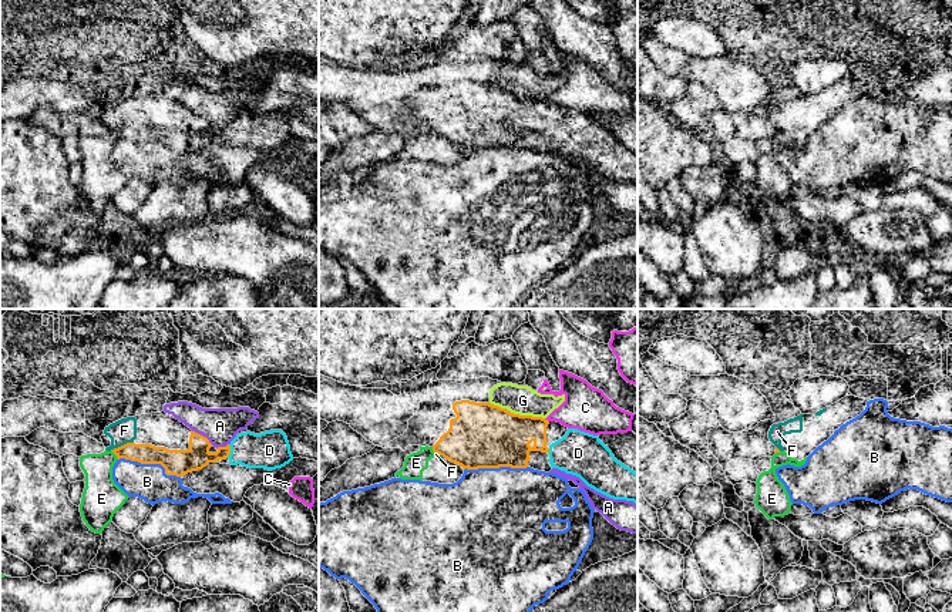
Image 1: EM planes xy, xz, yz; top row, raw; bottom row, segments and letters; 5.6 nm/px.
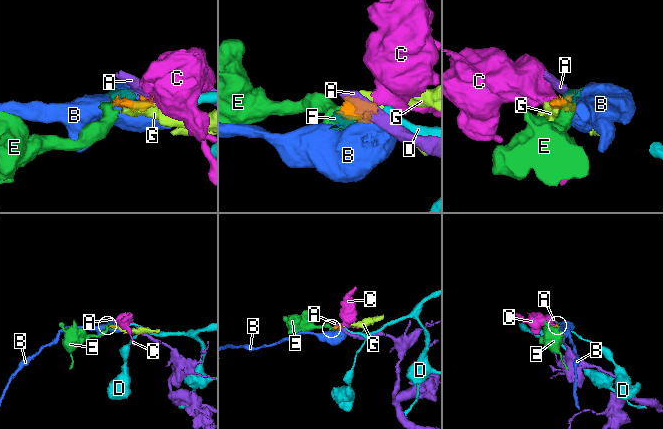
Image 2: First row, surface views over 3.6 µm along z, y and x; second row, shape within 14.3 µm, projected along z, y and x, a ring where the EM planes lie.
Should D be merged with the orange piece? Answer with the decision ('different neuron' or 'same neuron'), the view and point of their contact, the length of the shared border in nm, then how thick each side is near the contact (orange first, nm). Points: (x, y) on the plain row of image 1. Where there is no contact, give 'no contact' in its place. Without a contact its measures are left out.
same neuron; contact xy (229, 133); length 80 nm; calibres 140 and 220 nm

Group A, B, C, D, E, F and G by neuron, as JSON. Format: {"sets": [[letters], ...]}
{"sets": [["A"], ["B"], ["C", "E", "F"], ["D"], ["G"]]}

